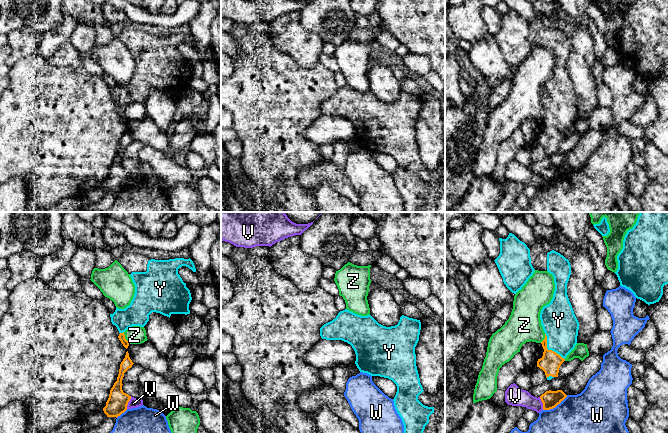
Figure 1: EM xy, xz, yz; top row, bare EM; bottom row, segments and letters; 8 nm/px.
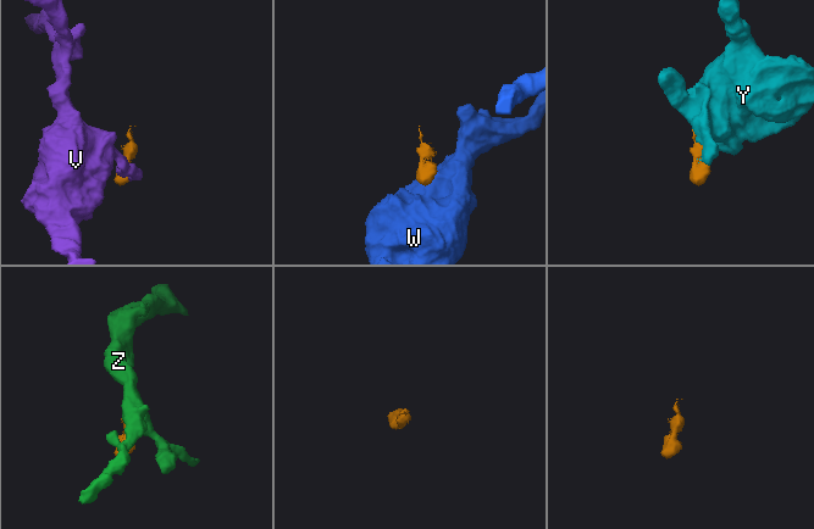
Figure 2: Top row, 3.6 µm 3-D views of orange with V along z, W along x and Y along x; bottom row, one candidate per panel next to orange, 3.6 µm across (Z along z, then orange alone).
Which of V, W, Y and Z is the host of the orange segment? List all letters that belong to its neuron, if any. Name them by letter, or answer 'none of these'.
Y

